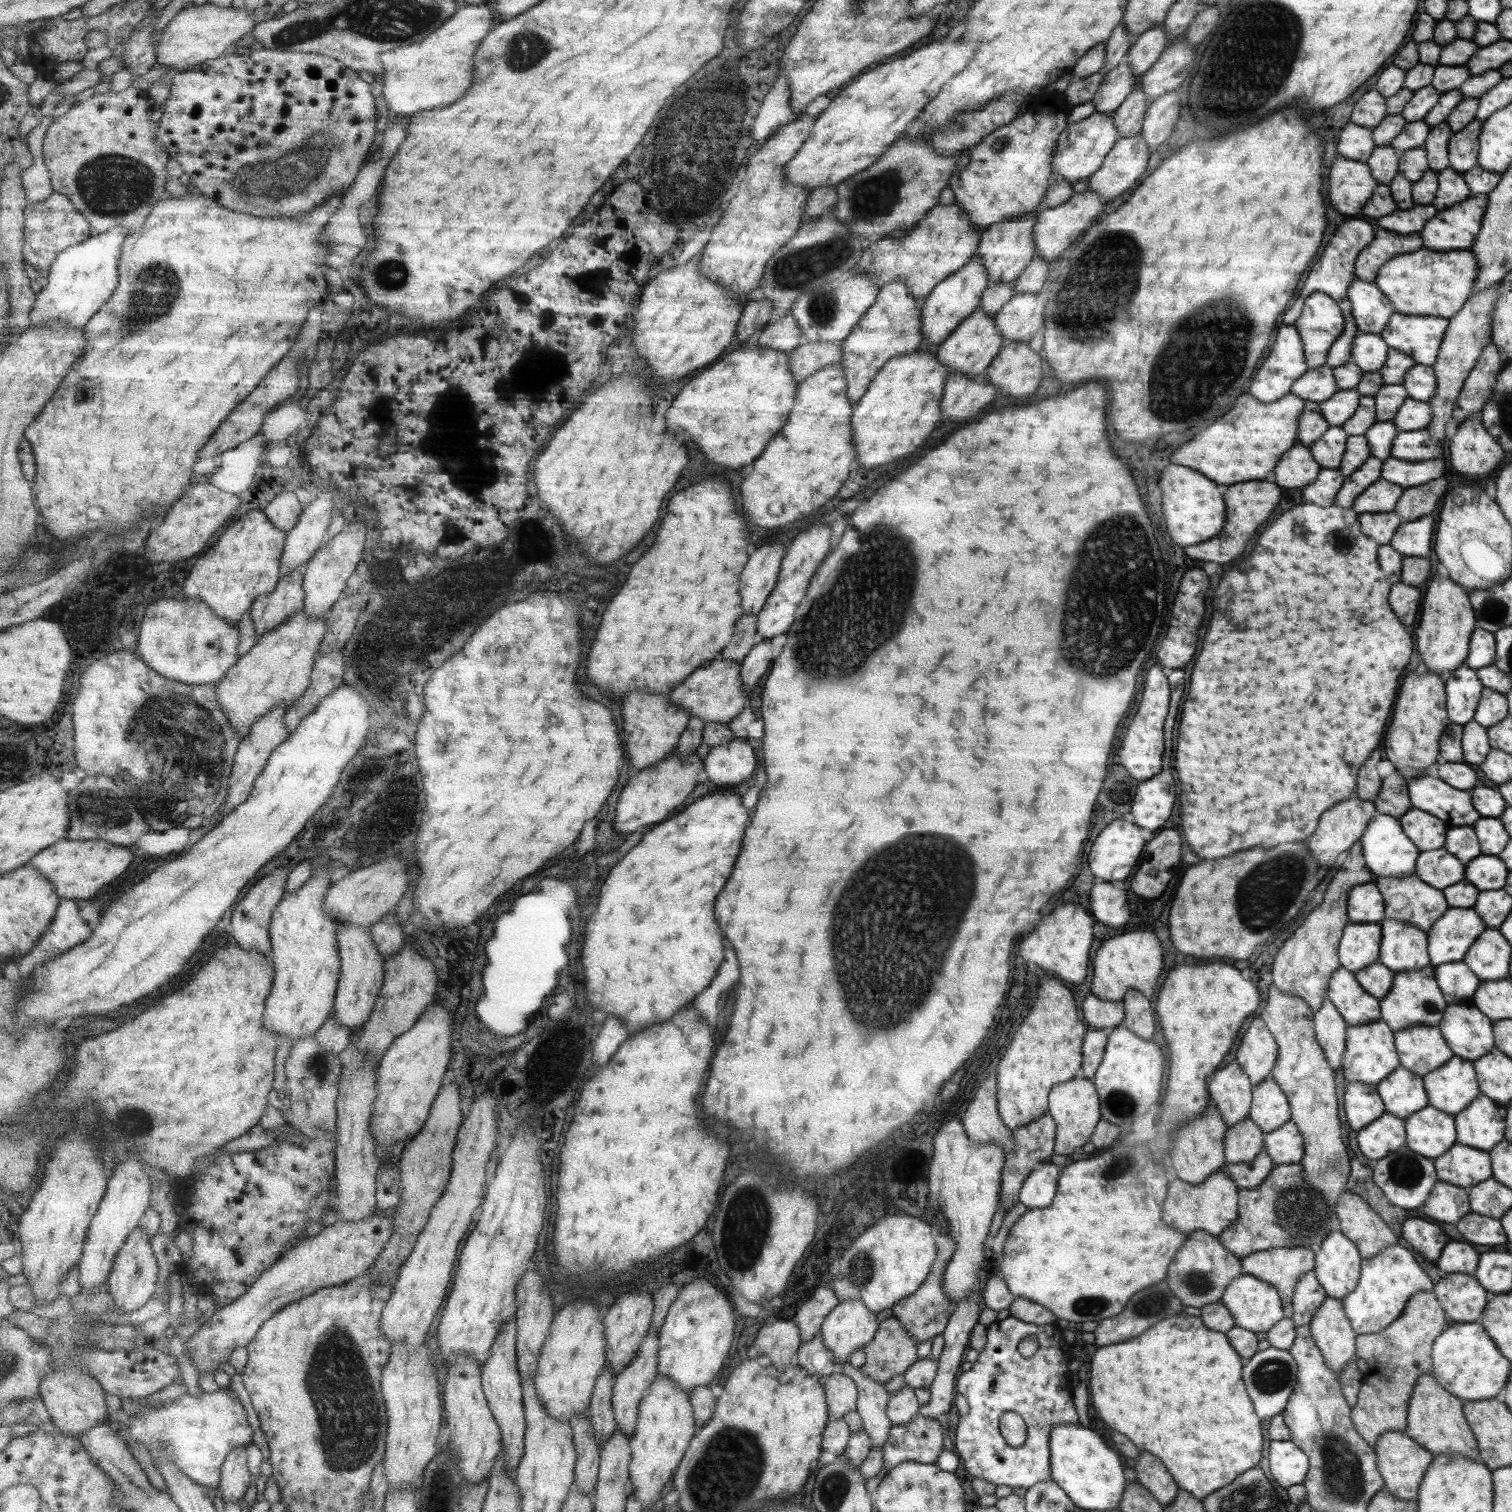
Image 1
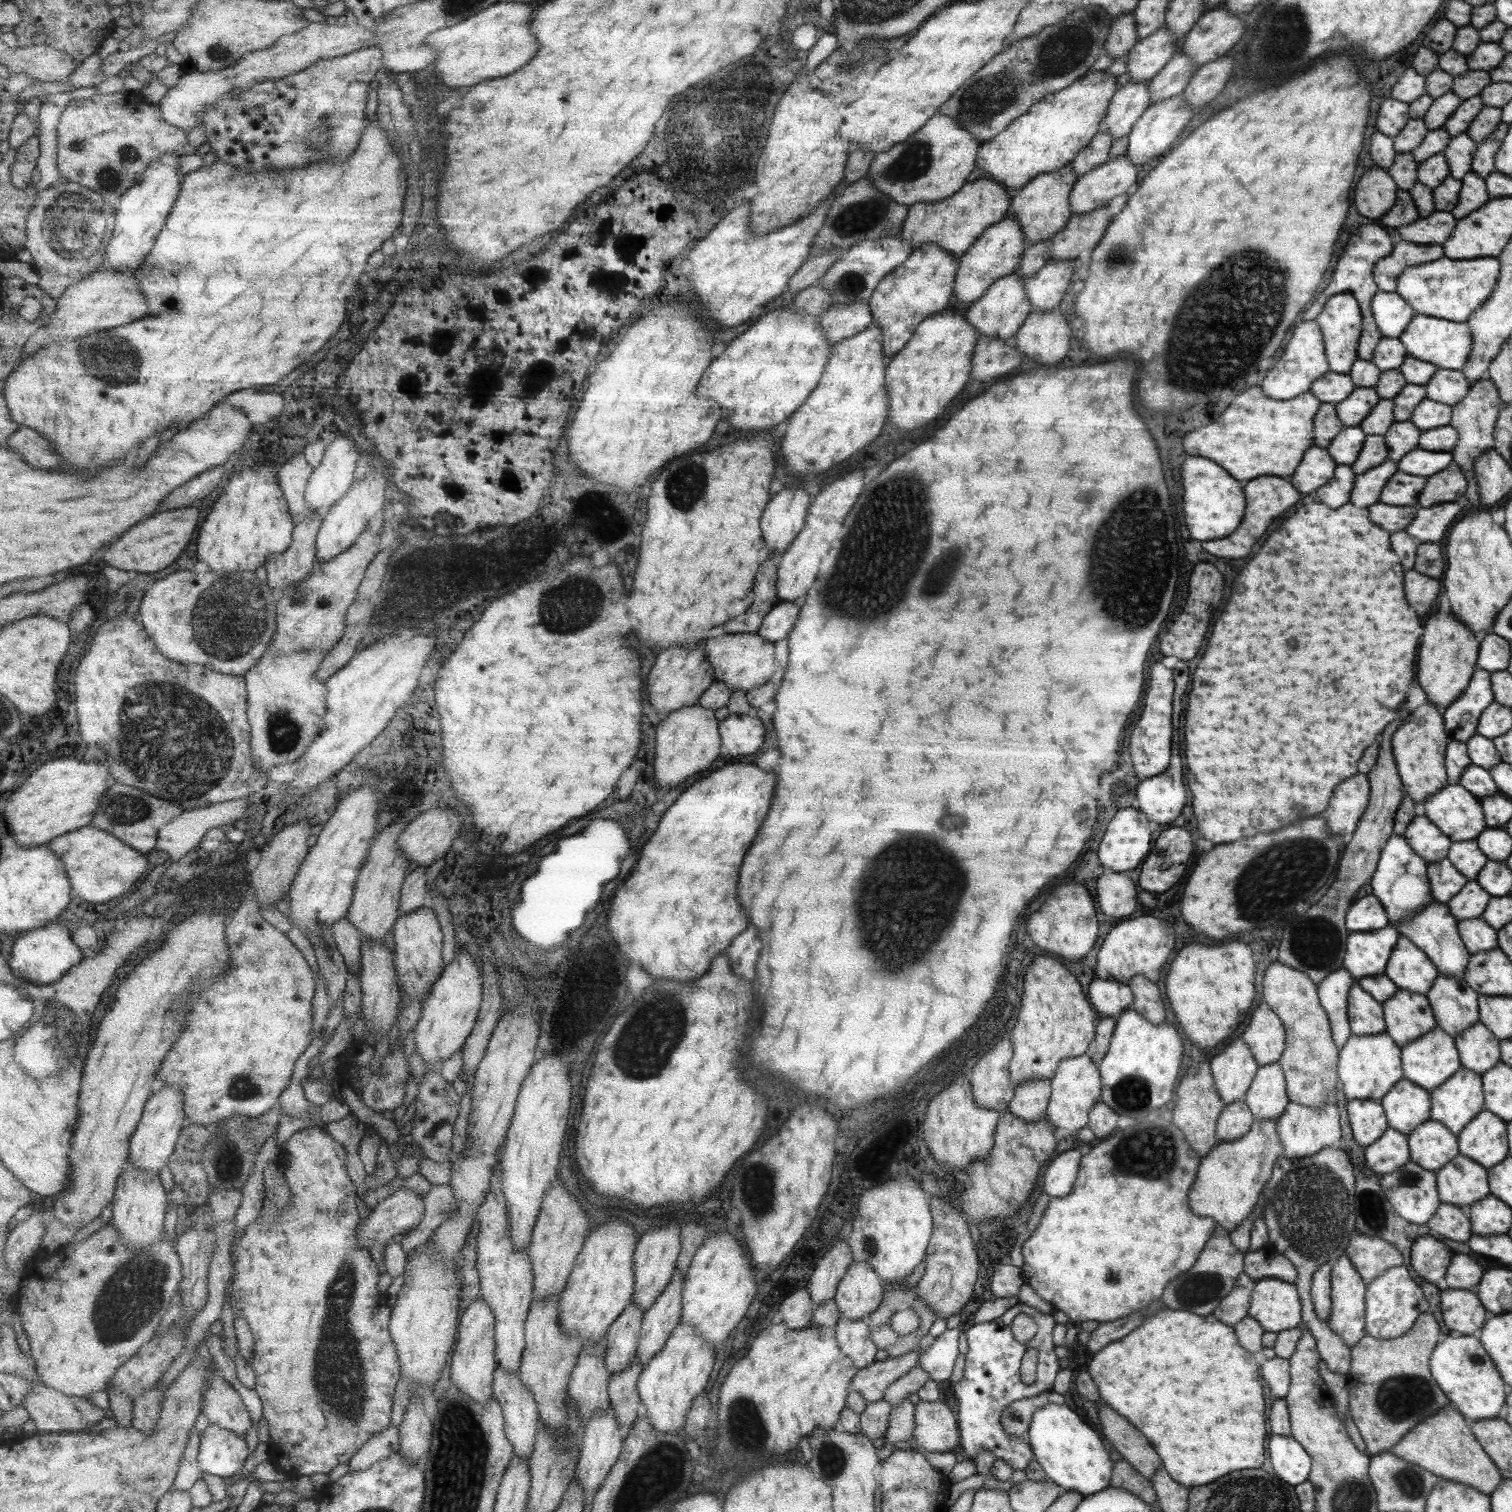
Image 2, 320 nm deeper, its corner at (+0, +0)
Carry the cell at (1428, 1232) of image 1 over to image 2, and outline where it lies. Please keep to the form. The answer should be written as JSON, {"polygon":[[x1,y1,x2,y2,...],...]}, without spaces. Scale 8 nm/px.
{"polygon":[[1423,1236,1411,1245,1411,1268,1431,1284,1435,1285,1439,1278,1445,1276,1445,1270,1448,1270,1451,1262,1451,1252,1441,1244,1441,1239]]}

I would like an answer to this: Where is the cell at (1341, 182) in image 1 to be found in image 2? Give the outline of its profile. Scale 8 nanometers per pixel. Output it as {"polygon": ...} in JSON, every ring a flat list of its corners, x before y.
{"polygon":[[1369,168,1355,186,1355,208,1361,216,1379,220,1396,203,1396,184,1387,171]]}

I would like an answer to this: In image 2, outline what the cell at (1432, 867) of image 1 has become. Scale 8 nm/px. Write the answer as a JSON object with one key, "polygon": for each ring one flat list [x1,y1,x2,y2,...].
{"polygon":[[1446,858,1428,864,1427,875,1432,898,1437,903,1446,904,1452,901,1463,886,1467,884,1464,875]]}

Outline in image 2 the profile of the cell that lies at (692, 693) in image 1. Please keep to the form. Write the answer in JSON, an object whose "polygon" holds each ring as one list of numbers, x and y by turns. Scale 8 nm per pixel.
{"polygon":[[757,633,747,634,723,634,703,640,704,654,711,663,714,678,724,682,732,691,749,692,753,688,759,688,771,678,775,672,775,648,773,643,767,642]]}

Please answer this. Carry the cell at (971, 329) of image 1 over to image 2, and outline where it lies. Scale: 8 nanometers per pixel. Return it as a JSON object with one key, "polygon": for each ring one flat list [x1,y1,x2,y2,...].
{"polygon":[[1016,272,1000,278,988,286,988,290,979,300,973,301,963,310,966,321,973,326,980,337,993,337,1004,341,1013,339,1016,330,1024,324,1033,307,1025,294,1024,281]]}

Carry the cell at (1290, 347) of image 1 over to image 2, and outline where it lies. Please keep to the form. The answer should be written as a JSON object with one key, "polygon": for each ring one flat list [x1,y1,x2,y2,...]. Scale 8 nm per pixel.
{"polygon":[[1301,320,1292,330,1289,342,1285,345,1285,352,1265,375,1265,380,1261,381,1261,390,1265,390,1269,398,1289,400,1301,393,1307,393,1312,382,1323,377,1329,370,1320,326,1314,320]]}

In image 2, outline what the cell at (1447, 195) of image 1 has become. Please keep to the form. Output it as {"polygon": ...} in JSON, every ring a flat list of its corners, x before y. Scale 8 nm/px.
{"polygon":[[1469,172,1461,179,1460,183,1461,188,1459,189,1457,204,1450,211,1456,222,1461,221,1461,218,1468,217,1470,213,1480,209,1491,199,1484,180,1479,176]]}

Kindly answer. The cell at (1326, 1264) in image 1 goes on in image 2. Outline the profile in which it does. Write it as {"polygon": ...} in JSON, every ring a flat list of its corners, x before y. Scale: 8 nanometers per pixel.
{"polygon":[[1341,1255,1336,1263,1332,1265,1331,1273,1332,1308,1326,1323,1337,1336,1344,1340,1346,1347,1350,1349,1368,1334,1367,1327,1365,1326,1365,1309,1367,1304,1364,1302,1367,1287,1360,1277,1360,1273,1345,1255]]}

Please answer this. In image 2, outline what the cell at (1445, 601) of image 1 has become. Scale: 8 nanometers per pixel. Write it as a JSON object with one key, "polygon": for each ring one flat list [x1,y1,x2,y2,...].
{"polygon":[[1439,610,1425,620,1425,638,1421,638,1421,658,1417,658,1417,682,1434,706,1448,706,1468,689,1477,657,1477,640,1473,632,1452,612]]}

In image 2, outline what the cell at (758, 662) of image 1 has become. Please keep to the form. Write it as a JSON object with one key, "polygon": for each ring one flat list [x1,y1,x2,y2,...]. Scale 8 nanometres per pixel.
{"polygon":[[780,602,765,614,757,634,767,642,775,643,789,634,798,614,799,609,795,604]]}

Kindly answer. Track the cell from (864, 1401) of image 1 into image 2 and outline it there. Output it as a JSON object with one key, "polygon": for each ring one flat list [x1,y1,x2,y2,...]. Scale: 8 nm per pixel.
{"polygon":[[839,1316,833,1326,840,1350,852,1359,854,1366,858,1369,871,1365,875,1360,875,1343,863,1319,851,1320]]}

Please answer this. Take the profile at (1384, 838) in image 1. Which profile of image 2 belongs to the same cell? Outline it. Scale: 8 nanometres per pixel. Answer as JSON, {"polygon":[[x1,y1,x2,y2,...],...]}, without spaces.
{"polygon":[[1392,835,1388,838,1376,864,1376,870,1368,883,1372,887,1372,895,1383,904,1389,925,1396,926,1401,920,1413,918,1414,914,1421,912,1429,903,1435,902,1427,868,1428,863,1412,850,1402,835]]}

